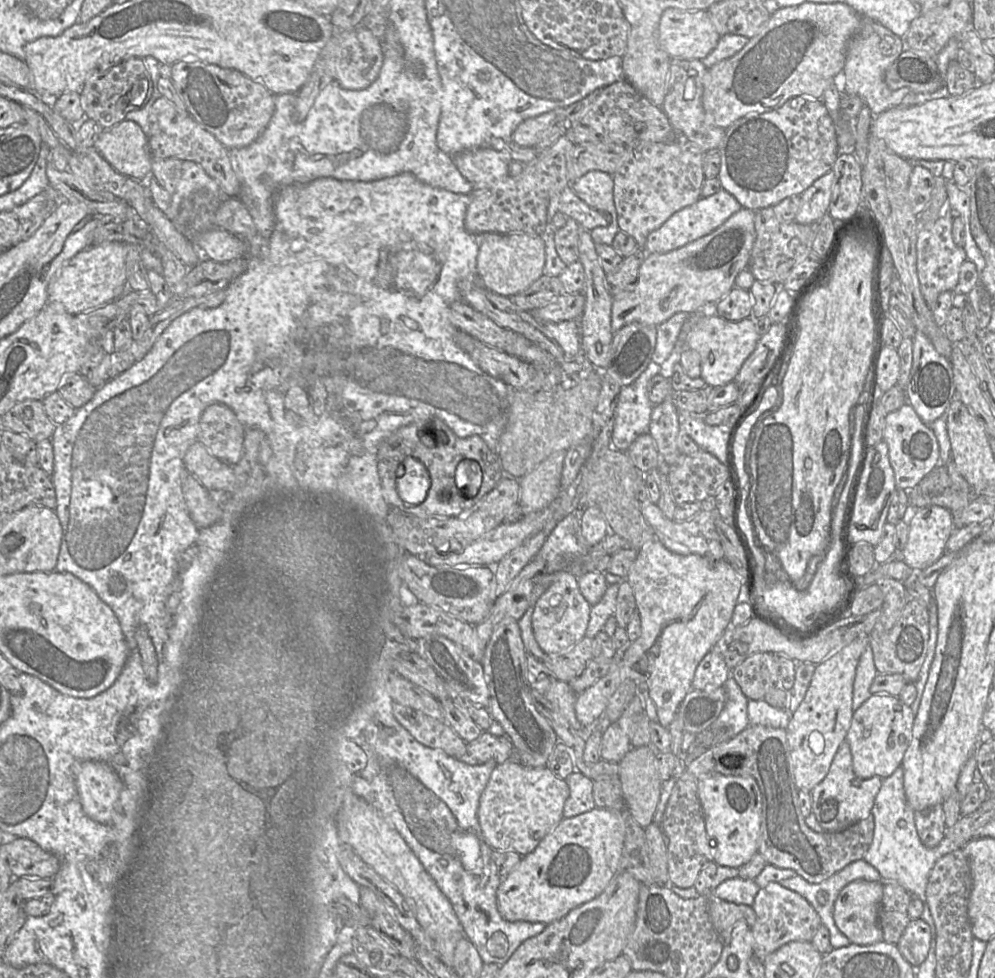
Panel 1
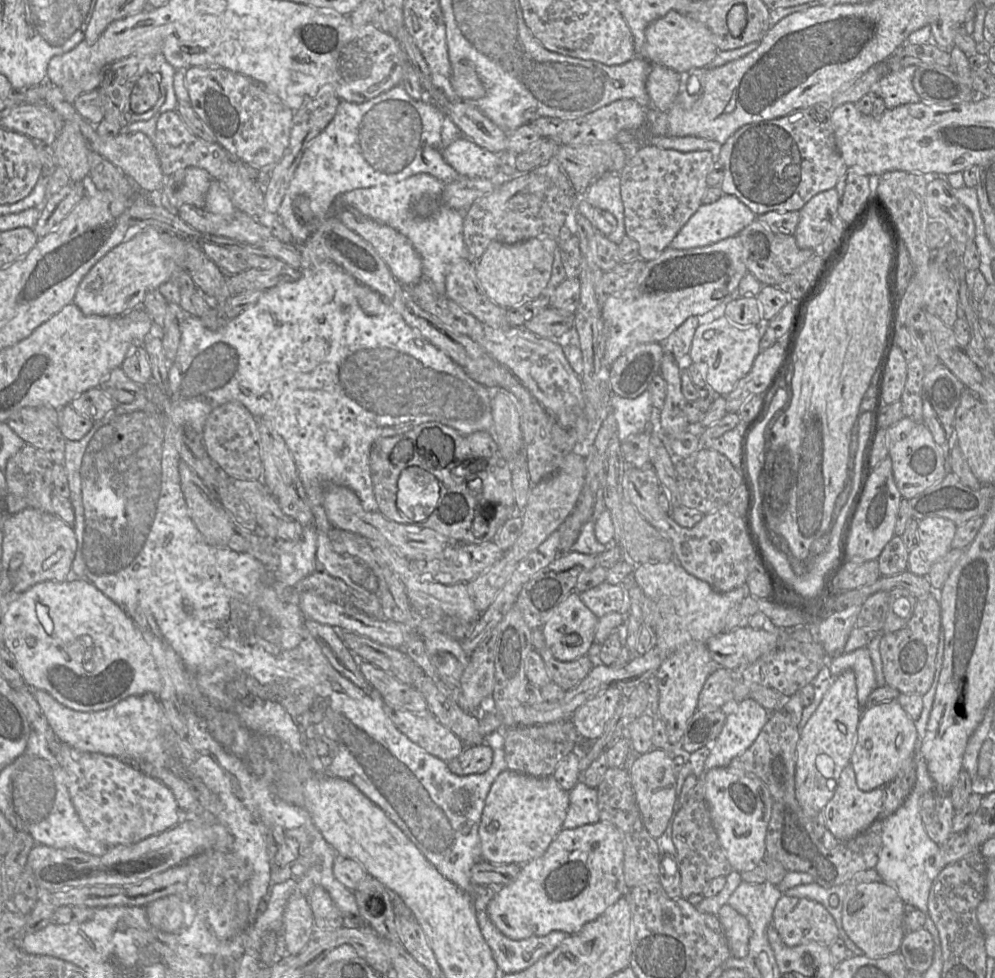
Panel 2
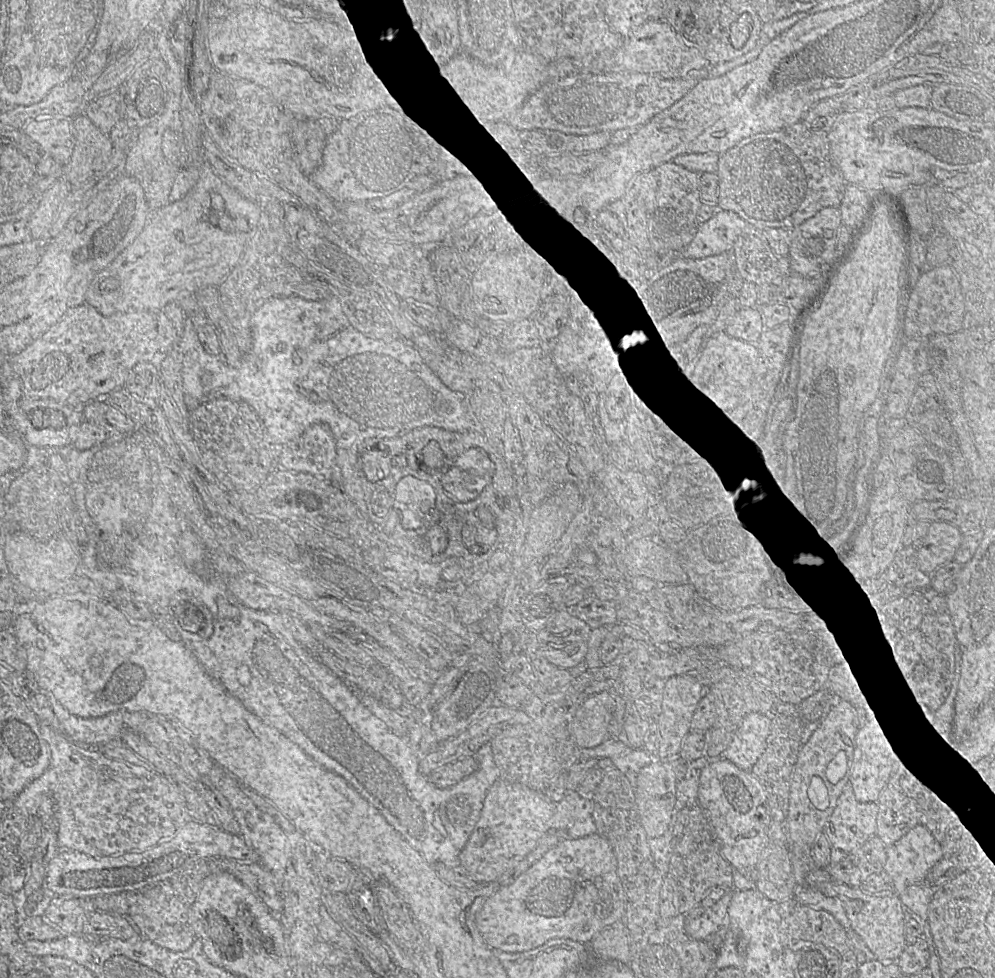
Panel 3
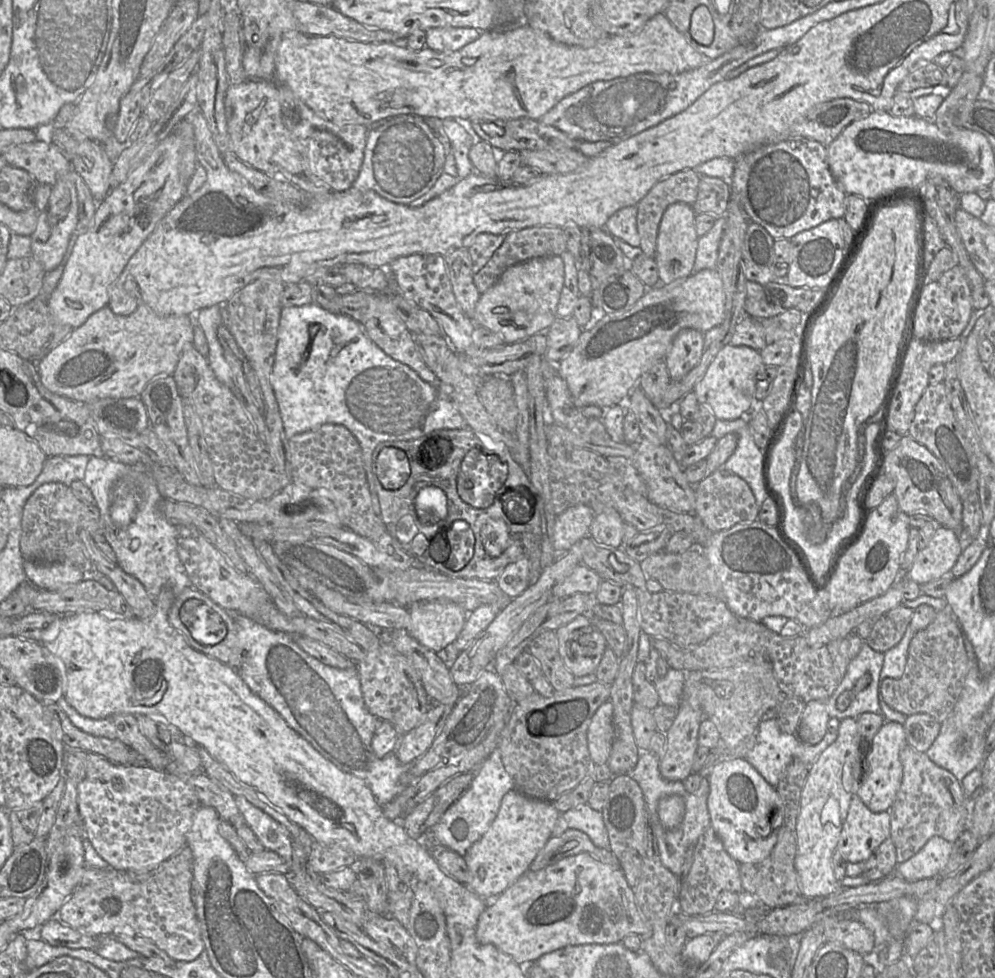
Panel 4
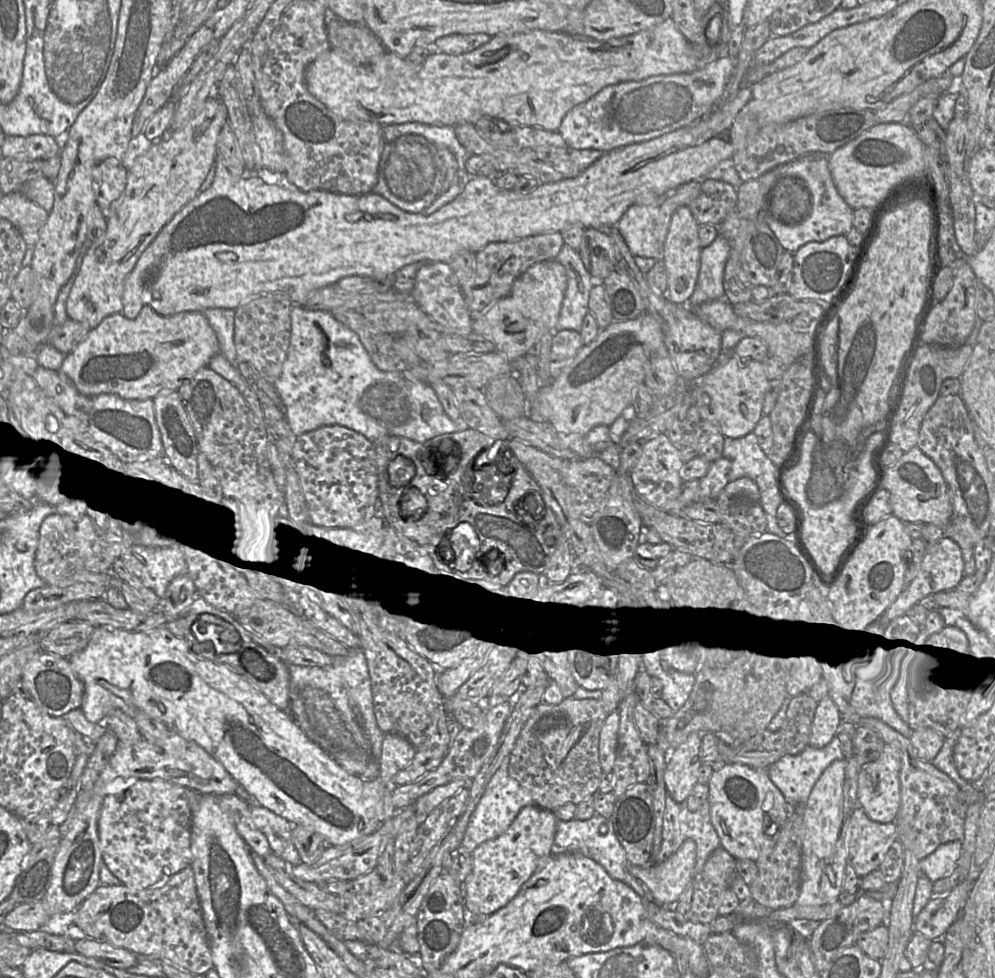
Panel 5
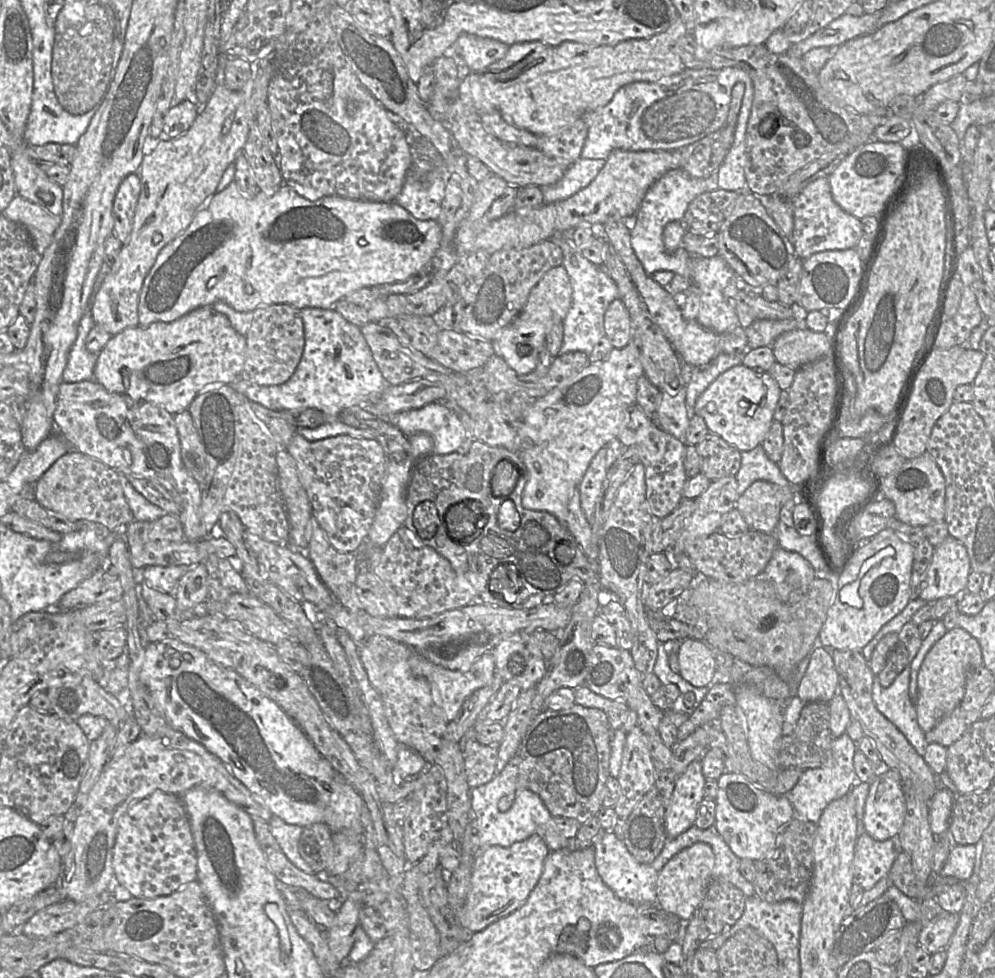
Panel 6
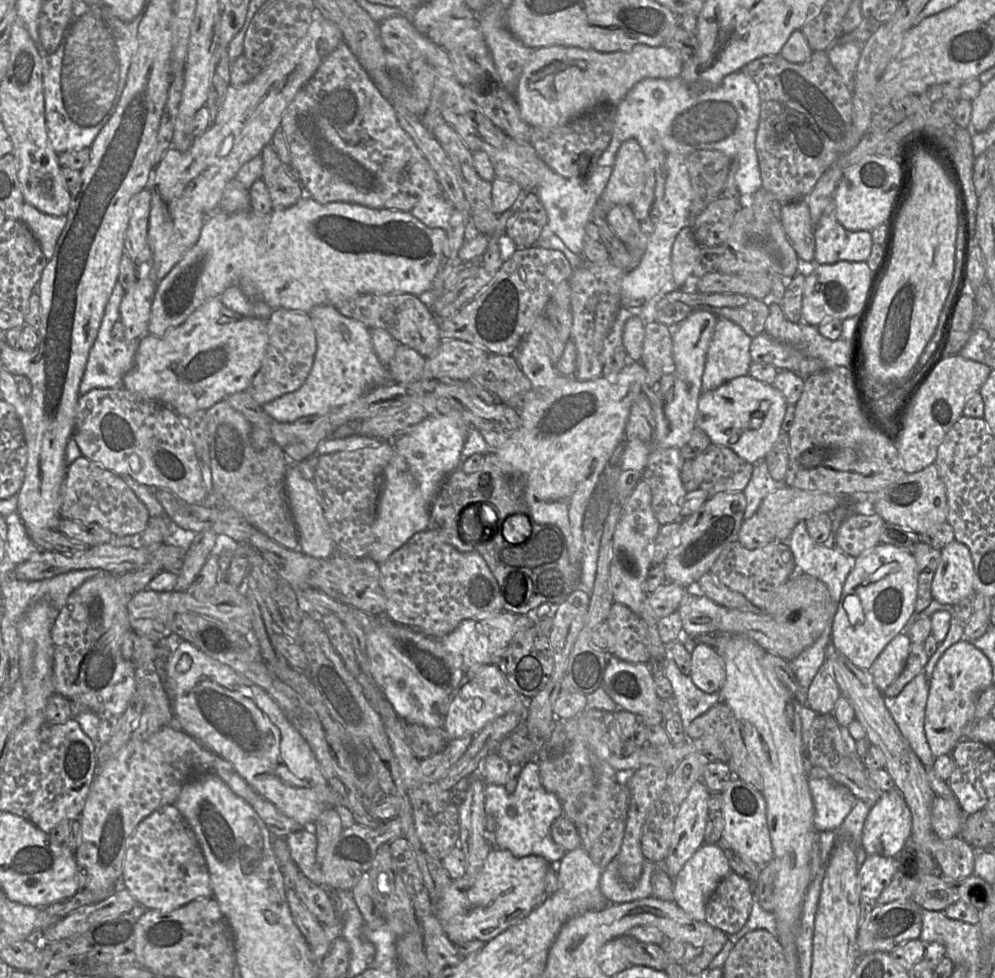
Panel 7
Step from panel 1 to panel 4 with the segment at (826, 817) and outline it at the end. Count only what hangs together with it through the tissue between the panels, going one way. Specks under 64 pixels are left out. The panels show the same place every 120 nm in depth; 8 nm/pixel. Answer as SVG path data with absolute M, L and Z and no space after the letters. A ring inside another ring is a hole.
M854 794L843 824L837 849L846 862L865 862L890 838L889 812L872 812Z

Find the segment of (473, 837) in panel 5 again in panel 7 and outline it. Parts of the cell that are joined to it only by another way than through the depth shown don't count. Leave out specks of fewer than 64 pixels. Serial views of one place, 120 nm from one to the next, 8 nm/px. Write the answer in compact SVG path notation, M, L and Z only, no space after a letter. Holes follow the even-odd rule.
M535 760L522 765L517 785L512 793L508 793L504 785L485 785L484 797L486 815L496 821L495 848L509 850L516 857L541 856L552 865L558 864L566 852L554 842L551 825L563 816L563 809L558 797L542 786L539 767ZM511 807L515 815L508 814Z

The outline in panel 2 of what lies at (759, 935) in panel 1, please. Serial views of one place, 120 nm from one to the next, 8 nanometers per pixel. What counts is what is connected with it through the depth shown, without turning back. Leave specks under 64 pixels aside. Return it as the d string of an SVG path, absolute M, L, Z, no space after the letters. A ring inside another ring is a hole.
M785 894L777 901L771 925L789 947L807 943L829 946L840 938L834 918L822 904Z

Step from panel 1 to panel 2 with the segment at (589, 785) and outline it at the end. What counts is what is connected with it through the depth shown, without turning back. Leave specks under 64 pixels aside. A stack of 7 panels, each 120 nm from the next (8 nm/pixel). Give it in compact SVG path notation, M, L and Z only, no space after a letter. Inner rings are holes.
M578 781L569 791L569 807L562 828L574 829L600 821L597 791Z

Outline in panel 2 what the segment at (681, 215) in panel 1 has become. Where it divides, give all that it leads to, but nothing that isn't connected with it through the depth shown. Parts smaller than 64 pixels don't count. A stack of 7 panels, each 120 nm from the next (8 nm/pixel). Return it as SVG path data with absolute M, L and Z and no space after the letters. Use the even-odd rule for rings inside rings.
M723 194L719 200L711 204L702 204L695 214L678 232L669 248L685 250L708 246L723 239L738 235L757 216L734 195Z

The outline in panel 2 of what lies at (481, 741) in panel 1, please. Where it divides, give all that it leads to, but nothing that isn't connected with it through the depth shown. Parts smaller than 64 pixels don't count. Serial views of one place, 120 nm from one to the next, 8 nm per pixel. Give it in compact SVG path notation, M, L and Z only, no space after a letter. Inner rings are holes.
M483 743L468 746L456 758L447 762L450 771L458 776L479 774L485 772L491 765L493 751Z

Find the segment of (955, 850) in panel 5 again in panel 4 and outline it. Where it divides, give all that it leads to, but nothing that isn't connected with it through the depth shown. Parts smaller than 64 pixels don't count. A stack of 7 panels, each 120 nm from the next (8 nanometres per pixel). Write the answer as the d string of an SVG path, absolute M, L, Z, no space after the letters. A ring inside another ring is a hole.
M939 836L930 838L917 854L899 863L895 873L907 881L938 877L947 865L952 843Z

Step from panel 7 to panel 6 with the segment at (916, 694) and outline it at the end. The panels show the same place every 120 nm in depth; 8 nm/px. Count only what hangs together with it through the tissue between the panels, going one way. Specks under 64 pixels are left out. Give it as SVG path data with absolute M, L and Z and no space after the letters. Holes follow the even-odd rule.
M910 667L905 668L889 687L883 687L878 676L874 675L872 697L877 709L901 731L917 753L923 757L928 742L918 724L915 703L909 697L909 682Z

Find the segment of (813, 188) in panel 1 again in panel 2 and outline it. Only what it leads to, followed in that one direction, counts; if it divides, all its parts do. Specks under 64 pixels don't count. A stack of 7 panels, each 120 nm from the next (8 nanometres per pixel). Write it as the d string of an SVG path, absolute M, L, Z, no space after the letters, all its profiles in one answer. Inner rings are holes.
M835 187L816 194L804 205L794 235L800 248L815 250L822 245L833 220L839 217L838 202Z

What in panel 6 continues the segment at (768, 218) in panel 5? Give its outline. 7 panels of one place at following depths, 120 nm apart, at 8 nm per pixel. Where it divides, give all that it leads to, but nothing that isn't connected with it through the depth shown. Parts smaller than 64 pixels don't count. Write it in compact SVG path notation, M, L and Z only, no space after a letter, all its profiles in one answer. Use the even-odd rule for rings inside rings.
M828 177L810 182L792 199L794 230L790 237L796 256L807 259L814 253L854 249L864 236L861 220L845 212L833 199Z

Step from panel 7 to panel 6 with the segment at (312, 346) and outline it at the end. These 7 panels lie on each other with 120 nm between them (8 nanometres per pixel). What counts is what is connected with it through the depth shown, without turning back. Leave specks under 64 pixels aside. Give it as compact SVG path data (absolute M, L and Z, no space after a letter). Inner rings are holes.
M273 304L255 309L245 338L243 377L264 386L285 383L294 374L304 350L304 325L300 310L287 304Z

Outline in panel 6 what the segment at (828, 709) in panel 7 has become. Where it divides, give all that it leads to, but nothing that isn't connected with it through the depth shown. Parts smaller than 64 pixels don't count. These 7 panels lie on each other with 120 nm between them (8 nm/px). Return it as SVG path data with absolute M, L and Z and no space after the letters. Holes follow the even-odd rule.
M822 645L811 650L810 662L796 696L804 703L828 703L838 693L838 673L830 652Z

